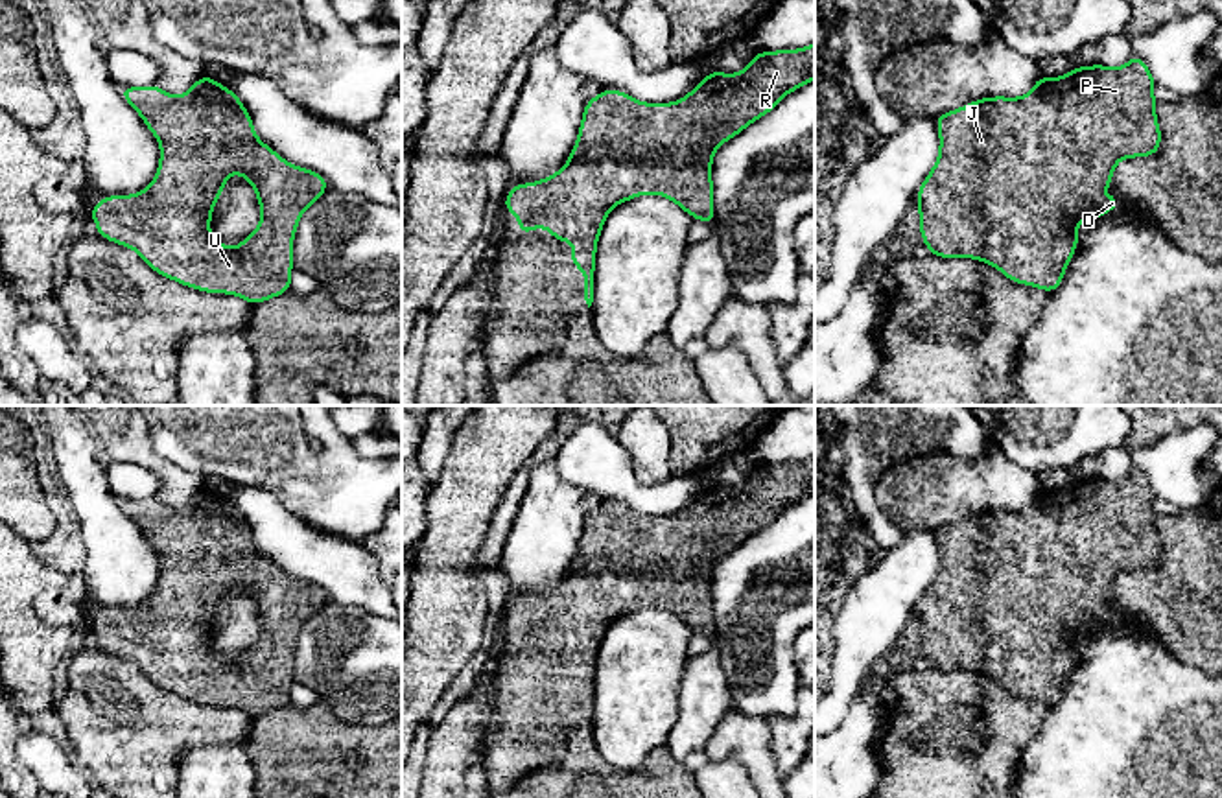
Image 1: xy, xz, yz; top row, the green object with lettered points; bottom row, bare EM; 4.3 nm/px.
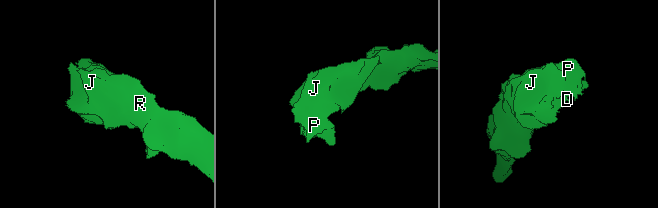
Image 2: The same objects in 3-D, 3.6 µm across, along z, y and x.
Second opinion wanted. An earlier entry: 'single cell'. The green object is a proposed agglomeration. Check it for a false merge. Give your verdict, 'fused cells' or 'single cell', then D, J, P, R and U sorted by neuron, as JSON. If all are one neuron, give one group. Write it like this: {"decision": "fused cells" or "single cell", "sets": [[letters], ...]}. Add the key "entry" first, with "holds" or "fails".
{"entry": "holds", "decision": "single cell", "sets": [["D", "J", "P", "R", "U"]]}

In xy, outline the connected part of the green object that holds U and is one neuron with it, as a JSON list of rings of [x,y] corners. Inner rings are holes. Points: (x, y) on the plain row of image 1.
[[[205,487],[184,509],[170,509],[157,498],[120,499],[120,507],[142,529],[147,542],[160,555],[160,577],[153,595],[142,604],[133,608],[103,608],[103,612],[90,621],[98,649],[136,663],[153,684],[186,700],[206,706],[238,708],[253,719],[289,704],[293,647],[304,623],[330,601],[328,593],[313,582],[289,577],[276,564],[267,560],[254,547],[251,527],[241,518],[238,507]],[[230,586],[241,586],[251,595],[262,623],[262,632],[254,645],[234,662],[219,656],[210,647],[208,640],[212,621]]]

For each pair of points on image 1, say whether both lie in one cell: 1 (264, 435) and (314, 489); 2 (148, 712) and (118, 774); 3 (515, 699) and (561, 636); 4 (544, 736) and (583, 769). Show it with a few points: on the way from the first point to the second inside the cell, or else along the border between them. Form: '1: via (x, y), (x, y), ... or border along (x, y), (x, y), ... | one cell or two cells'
1: via (273, 448), (301, 476) | one cell
2: via (135, 727), (131, 732), (131, 760) | one cell
3: via (529, 684), (546, 668), (546, 651) | one cell
4: border along (588, 721), (566, 734), (557, 762), (526, 774) | two cells

